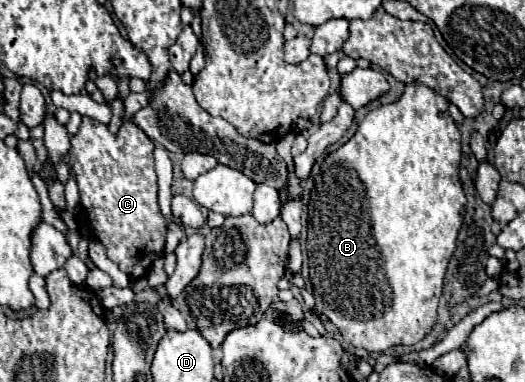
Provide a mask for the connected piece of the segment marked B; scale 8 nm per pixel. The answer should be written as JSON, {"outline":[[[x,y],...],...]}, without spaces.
{"outline":[[[409,83],[399,101],[381,105],[381,107],[369,111],[367,117],[359,123],[357,133],[335,153],[329,153],[321,165],[321,175],[319,175],[321,183],[315,185],[315,189],[311,191],[311,201],[309,201],[309,233],[307,233],[309,275],[311,275],[313,295],[321,307],[321,311],[339,329],[339,333],[343,335],[343,341],[353,347],[381,353],[395,345],[413,345],[413,343],[421,341],[433,329],[433,325],[437,321],[437,303],[439,303],[441,289],[443,289],[445,269],[455,251],[457,233],[459,233],[459,227],[463,223],[463,213],[465,213],[465,193],[463,193],[463,187],[459,181],[461,133],[459,133],[453,117],[449,115],[447,103],[449,101],[443,95],[429,89],[427,85]]]}

